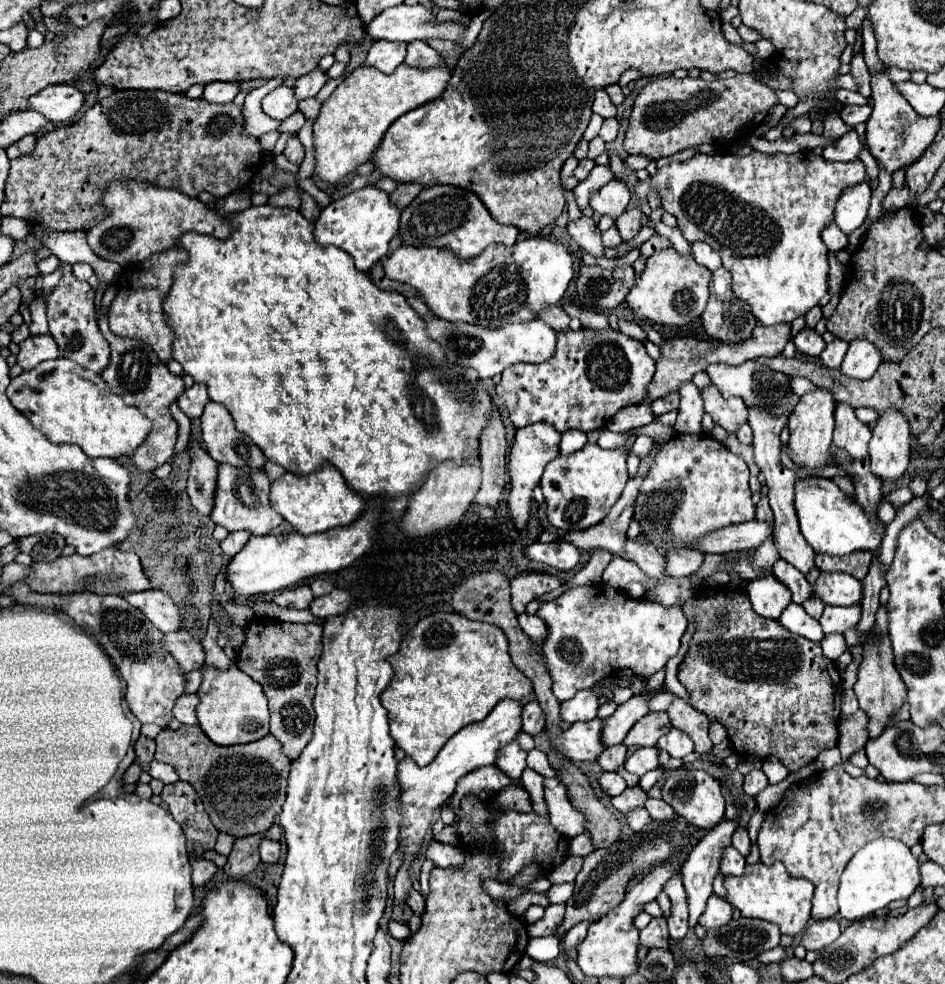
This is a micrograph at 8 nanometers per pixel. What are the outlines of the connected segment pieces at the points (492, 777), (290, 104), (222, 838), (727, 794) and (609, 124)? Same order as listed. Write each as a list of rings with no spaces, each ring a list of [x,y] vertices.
[[[486,765],[476,771],[470,771],[464,779],[460,779],[460,783],[456,785],[456,791],[452,793],[452,799],[448,799],[446,803],[448,805],[452,803],[452,811],[456,813],[460,809],[460,799],[464,799],[464,795],[480,795],[480,799],[492,799],[508,785],[522,787],[520,781],[512,781],[496,765]]]
[[[280,85],[280,87],[276,87],[272,93],[268,93],[262,99],[262,111],[266,115],[270,115],[272,119],[278,119],[278,121],[284,121],[296,109],[298,109],[298,103],[296,103],[296,97],[294,97],[292,87]]]
[[[220,833],[214,849],[216,849],[216,853],[220,853],[220,855],[228,855],[228,853],[232,851],[232,843],[234,843],[234,837],[232,837],[232,835]]]
[[[718,779],[722,787],[722,795],[726,799],[726,819],[736,821],[740,827],[748,829],[748,821],[756,811],[754,797],[742,791],[744,779]]]
[[[606,119],[602,129],[600,129],[600,137],[604,141],[614,141],[618,135],[618,121],[616,119]]]

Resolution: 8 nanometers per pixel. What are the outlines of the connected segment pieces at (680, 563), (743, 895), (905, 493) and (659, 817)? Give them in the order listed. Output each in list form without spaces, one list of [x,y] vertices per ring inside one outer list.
[[[678,549],[678,551],[664,553],[664,557],[666,557],[666,567],[664,567],[666,575],[688,577],[688,575],[694,575],[702,565],[704,553],[694,549]]]
[[[764,863],[746,865],[742,877],[726,877],[724,885],[728,889],[728,903],[736,907],[742,917],[776,923],[782,935],[798,935],[810,921],[814,885],[808,879],[792,877],[782,863],[774,863],[772,867],[766,867]]]
[[[902,486],[900,489],[896,489],[894,493],[890,493],[890,495],[886,495],[886,499],[896,507],[896,509],[900,509],[902,505],[906,505],[908,501],[911,501],[914,498],[913,493],[908,486]]]
[[[648,797],[646,799],[646,811],[656,821],[668,821],[668,819],[674,819],[676,817],[674,809],[664,799],[652,799],[652,797]]]

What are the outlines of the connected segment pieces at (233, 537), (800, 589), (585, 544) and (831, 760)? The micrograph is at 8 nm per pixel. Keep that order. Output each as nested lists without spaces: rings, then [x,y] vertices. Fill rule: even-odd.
[[[236,531],[236,533],[228,533],[228,537],[220,543],[220,547],[222,547],[222,551],[224,551],[224,555],[228,555],[228,557],[232,557],[232,555],[236,555],[244,545],[246,545],[246,541],[250,539],[250,533],[248,531]]]
[[[778,559],[778,561],[774,563],[772,575],[774,575],[782,585],[786,585],[786,587],[790,589],[794,603],[804,603],[806,599],[812,597],[812,587],[810,587],[810,583],[806,581],[806,577],[804,577],[800,571],[796,571],[790,563],[786,563],[784,559]]]
[[[656,443],[652,453],[646,455],[642,461],[640,461],[640,467],[638,467],[638,475],[634,479],[630,479],[620,495],[620,499],[614,503],[612,511],[606,515],[606,519],[596,525],[596,527],[590,527],[585,530],[571,529],[558,537],[558,541],[566,541],[566,543],[572,543],[574,547],[578,549],[586,549],[586,551],[592,551],[592,549],[606,549],[614,555],[624,553],[624,543],[626,543],[626,529],[628,529],[628,523],[632,521],[632,515],[634,515],[634,501],[636,501],[636,495],[638,495],[638,487],[640,487],[640,479],[644,479],[644,473],[648,471],[648,465],[652,461],[652,457],[656,455],[656,451],[662,447],[664,443]]]
[[[834,747],[834,749],[822,751],[822,753],[816,757],[814,765],[816,765],[818,771],[822,771],[822,769],[830,769],[830,767],[834,767],[834,765],[844,765],[844,763],[842,763],[842,759],[840,759],[838,747]]]

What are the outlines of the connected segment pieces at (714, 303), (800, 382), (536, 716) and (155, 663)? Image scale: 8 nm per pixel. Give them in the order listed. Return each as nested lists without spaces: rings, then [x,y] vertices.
[[[720,267],[712,273],[710,301],[702,315],[702,325],[706,333],[718,341],[740,343],[752,335],[754,315],[742,299],[738,299],[730,289],[730,273]]]
[[[794,377],[794,381],[792,381],[792,391],[796,393],[796,395],[804,395],[804,393],[808,393],[808,391],[814,391],[816,387],[808,381],[808,379],[804,379],[804,377]]]
[[[536,701],[524,705],[522,711],[522,731],[528,735],[538,735],[544,729],[544,713]]]
[[[14,583],[8,587],[6,595],[12,595],[22,605],[38,605],[38,607],[56,607],[60,605],[64,613],[68,613],[76,625],[92,635],[108,653],[112,663],[116,665],[120,677],[126,681],[126,703],[130,711],[138,717],[140,723],[154,723],[162,729],[172,721],[172,707],[176,699],[184,693],[186,673],[180,671],[180,665],[168,651],[164,651],[162,631],[158,631],[138,609],[130,607],[126,599],[116,595],[90,595],[76,593],[66,599],[60,595],[36,595],[24,583]]]

